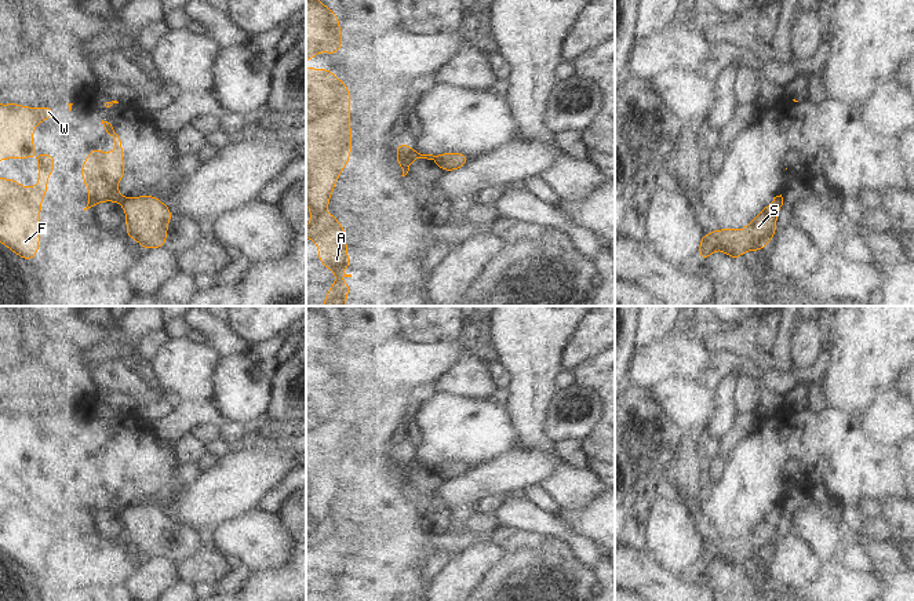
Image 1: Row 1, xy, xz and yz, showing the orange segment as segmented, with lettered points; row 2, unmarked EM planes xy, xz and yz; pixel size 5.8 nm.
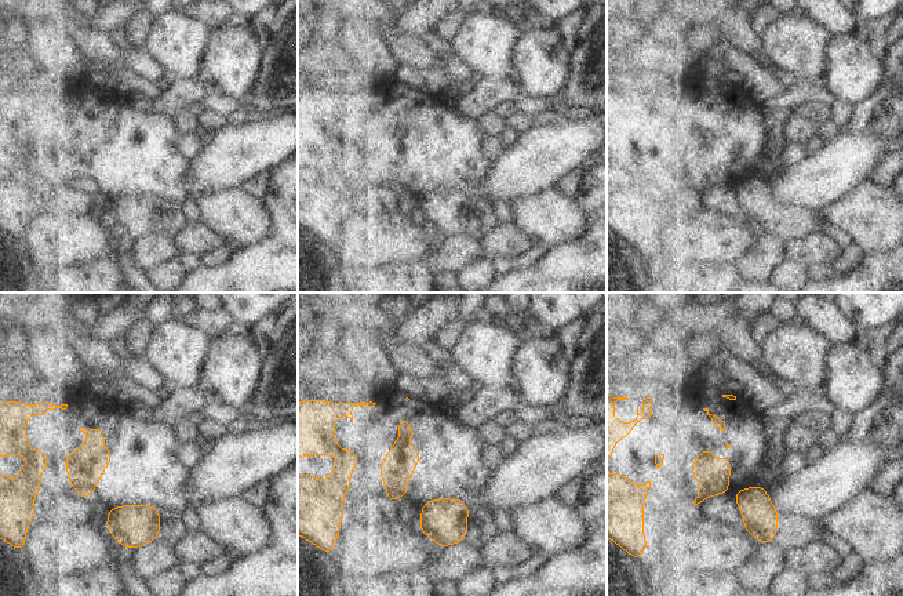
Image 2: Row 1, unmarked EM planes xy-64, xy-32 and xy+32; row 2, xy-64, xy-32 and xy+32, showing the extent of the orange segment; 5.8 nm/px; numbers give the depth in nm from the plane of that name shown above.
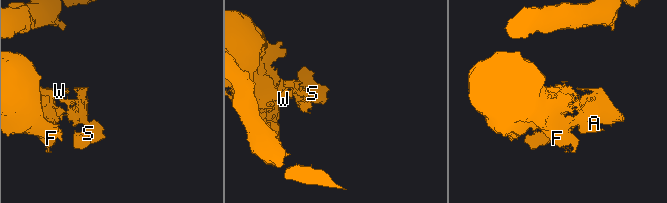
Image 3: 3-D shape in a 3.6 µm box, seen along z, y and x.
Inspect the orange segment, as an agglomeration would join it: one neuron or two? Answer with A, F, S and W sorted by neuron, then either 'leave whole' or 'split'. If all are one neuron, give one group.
groups A F W / S; split

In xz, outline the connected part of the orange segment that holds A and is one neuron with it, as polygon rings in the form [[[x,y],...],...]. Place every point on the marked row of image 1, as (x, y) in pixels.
[[[306,69],[306,204],[310,210],[312,222],[306,226],[306,237],[313,240],[318,245],[320,265],[329,267],[336,276],[336,280],[332,283],[332,288],[325,294],[325,302],[323,306],[346,306],[346,298],[352,288],[352,284],[342,284],[342,277],[352,277],[352,274],[343,274],[341,270],[343,267],[352,267],[352,261],[349,259],[346,249],[346,232],[343,226],[336,221],[334,211],[324,218],[323,212],[329,205],[331,193],[335,190],[335,181],[346,167],[350,154],[350,141],[352,141],[352,127],[349,123],[350,117],[350,91],[346,88],[346,84],[334,76],[329,69]]]

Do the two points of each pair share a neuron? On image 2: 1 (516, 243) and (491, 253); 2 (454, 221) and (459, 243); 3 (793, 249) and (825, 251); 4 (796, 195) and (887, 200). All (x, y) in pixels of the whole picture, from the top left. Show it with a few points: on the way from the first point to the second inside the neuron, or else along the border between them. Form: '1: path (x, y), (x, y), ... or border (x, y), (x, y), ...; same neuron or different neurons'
1: path (510, 243), (496, 247); same neuron
2: border (452, 235), (468, 233), (479, 240); different neurons
3: path (801, 249), (816, 249); same neuron
4: border (869, 178), (822, 211); different neurons

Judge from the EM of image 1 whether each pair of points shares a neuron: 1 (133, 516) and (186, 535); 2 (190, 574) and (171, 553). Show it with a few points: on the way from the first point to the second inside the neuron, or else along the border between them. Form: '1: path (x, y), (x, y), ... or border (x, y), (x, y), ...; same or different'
1: path (146, 528), (170, 552), (177, 547); same
2: border (186, 557), (175, 563); different

